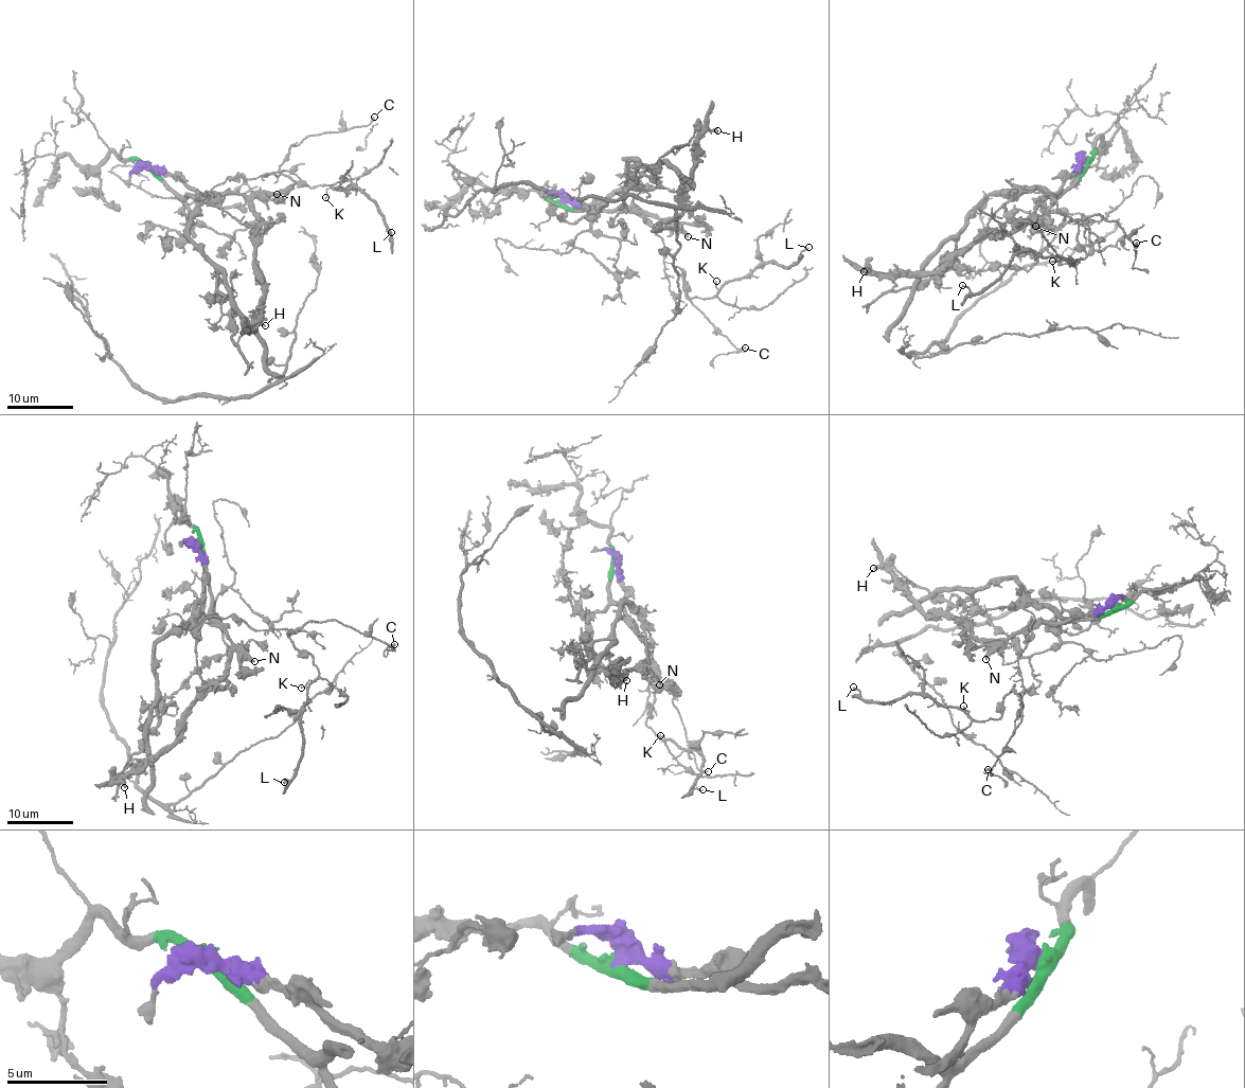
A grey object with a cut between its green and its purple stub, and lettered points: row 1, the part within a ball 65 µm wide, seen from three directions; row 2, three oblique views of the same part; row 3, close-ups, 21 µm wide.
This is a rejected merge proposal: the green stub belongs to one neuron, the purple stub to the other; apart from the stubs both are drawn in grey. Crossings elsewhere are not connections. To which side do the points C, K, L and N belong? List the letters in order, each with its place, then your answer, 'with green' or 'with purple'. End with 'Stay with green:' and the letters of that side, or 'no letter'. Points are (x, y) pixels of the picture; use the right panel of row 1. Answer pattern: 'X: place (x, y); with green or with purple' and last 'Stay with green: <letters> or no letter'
C: place (1136, 243); with green
K: place (1052, 261); with green
L: place (962, 285); with green
N: place (1035, 226); with purple
Stay with green: C, K, L

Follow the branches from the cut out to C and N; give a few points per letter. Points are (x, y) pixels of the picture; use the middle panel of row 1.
C: (562, 201), (594, 211), (636, 190), (634, 204), (664, 246), (665, 274), (677, 267), (690, 302), (745, 348)
N: (562, 201), (609, 211), (620, 209), (665, 219), (688, 237)

